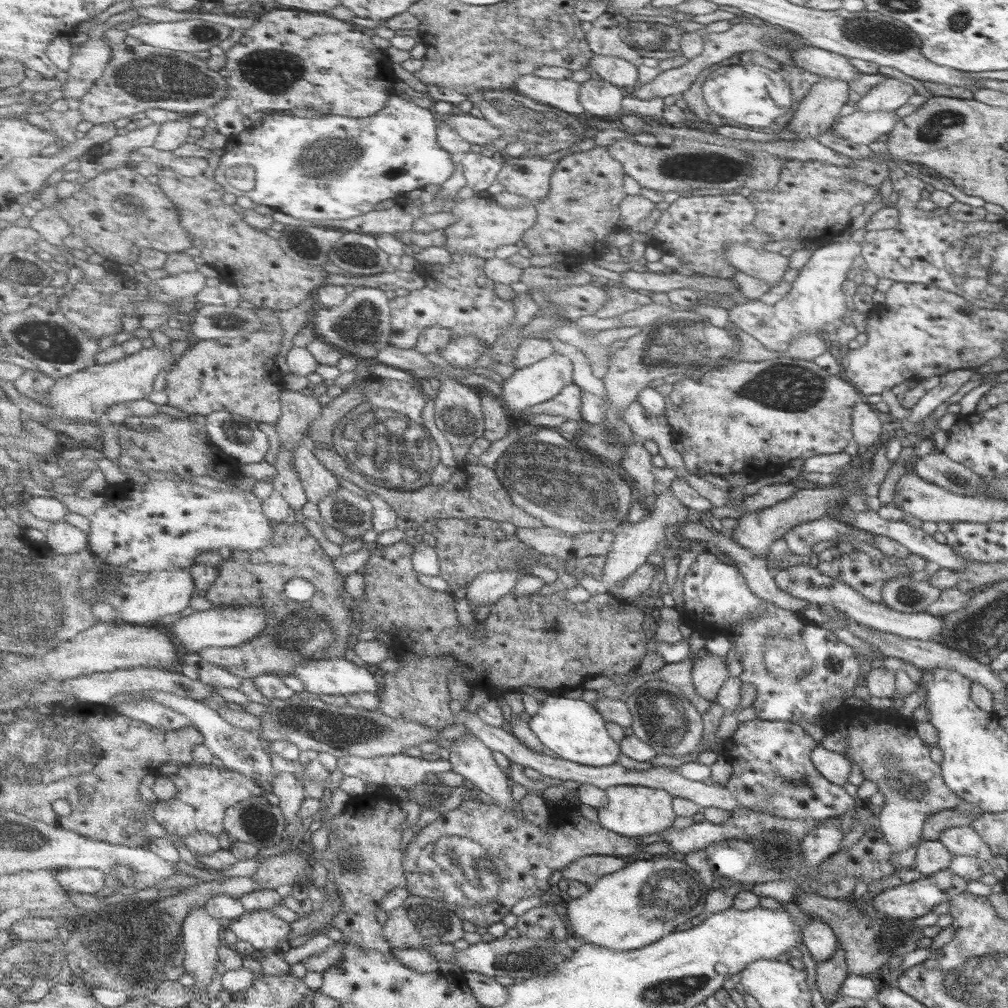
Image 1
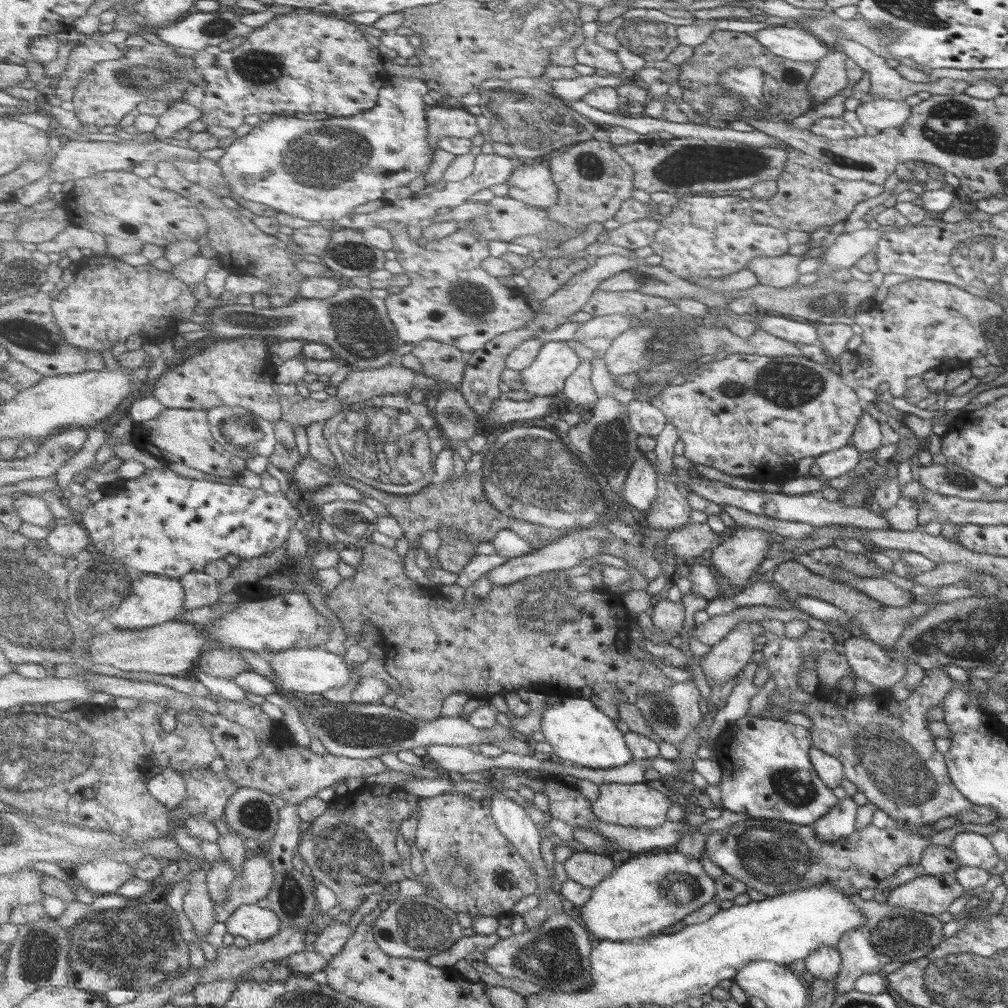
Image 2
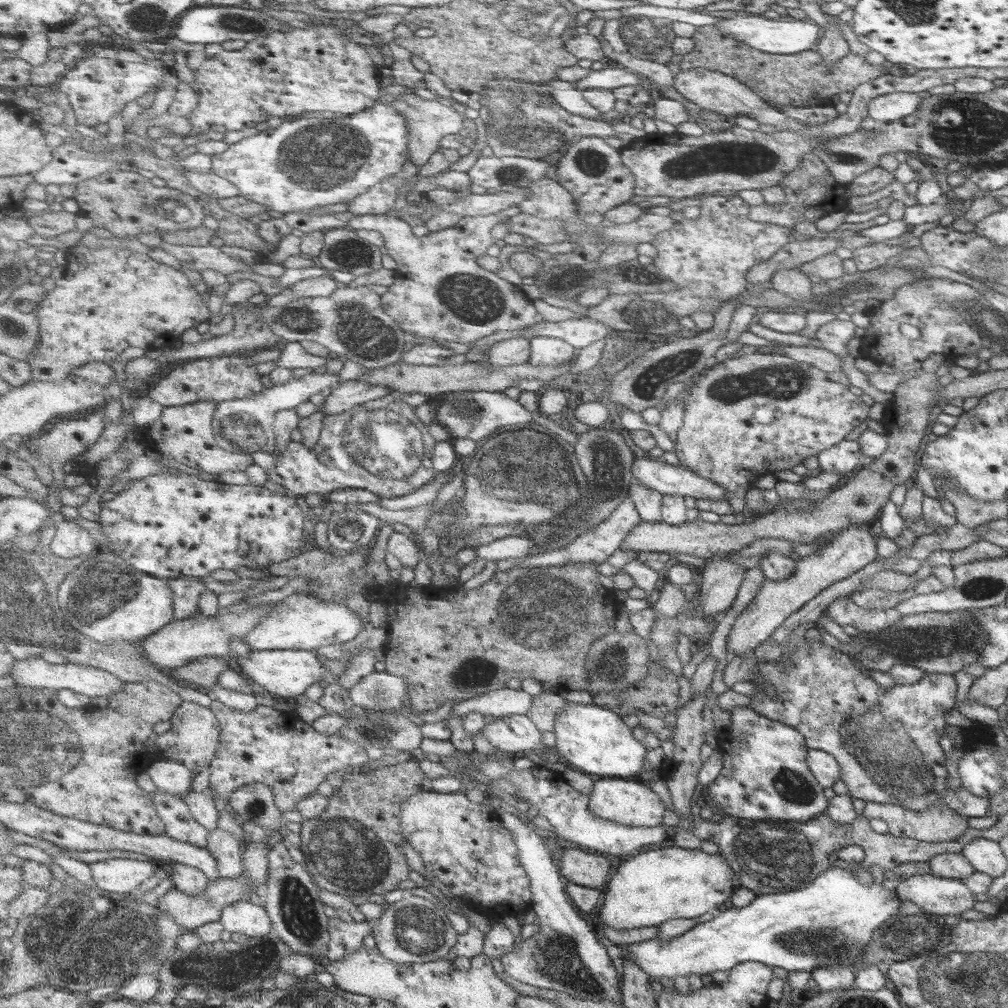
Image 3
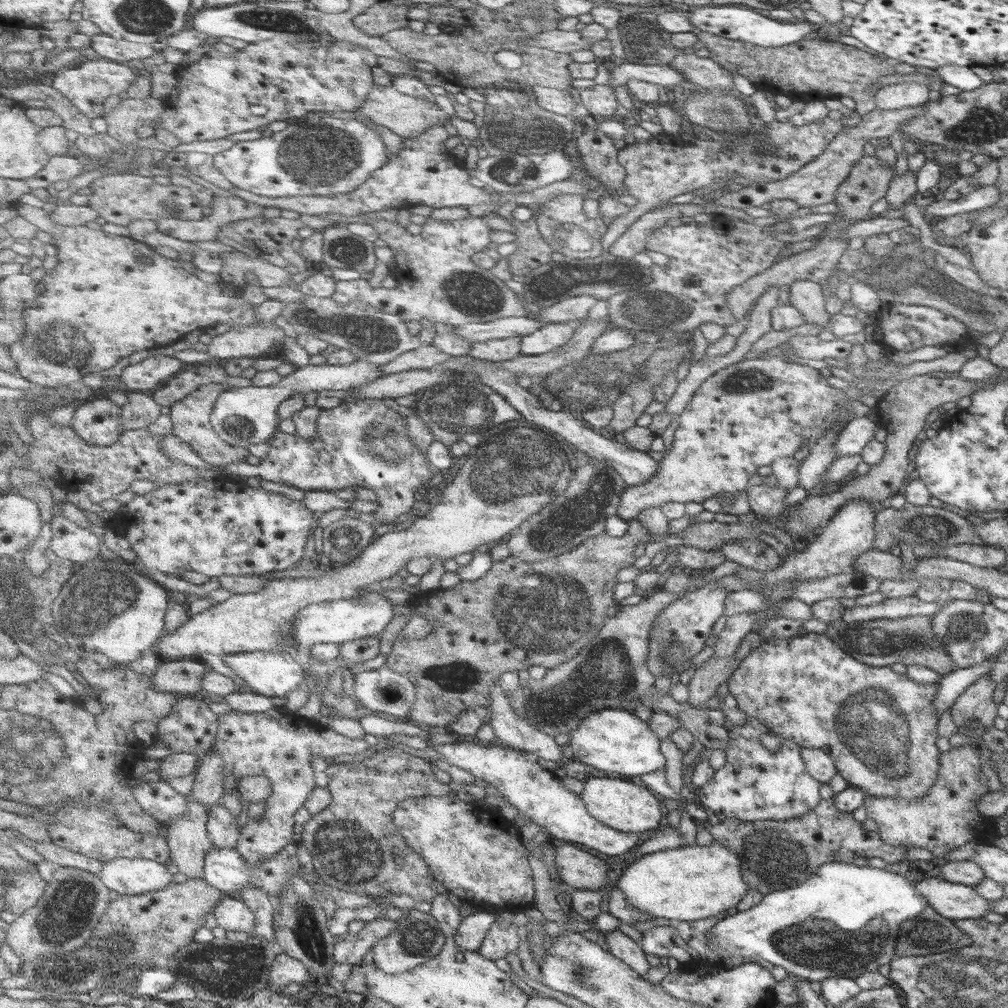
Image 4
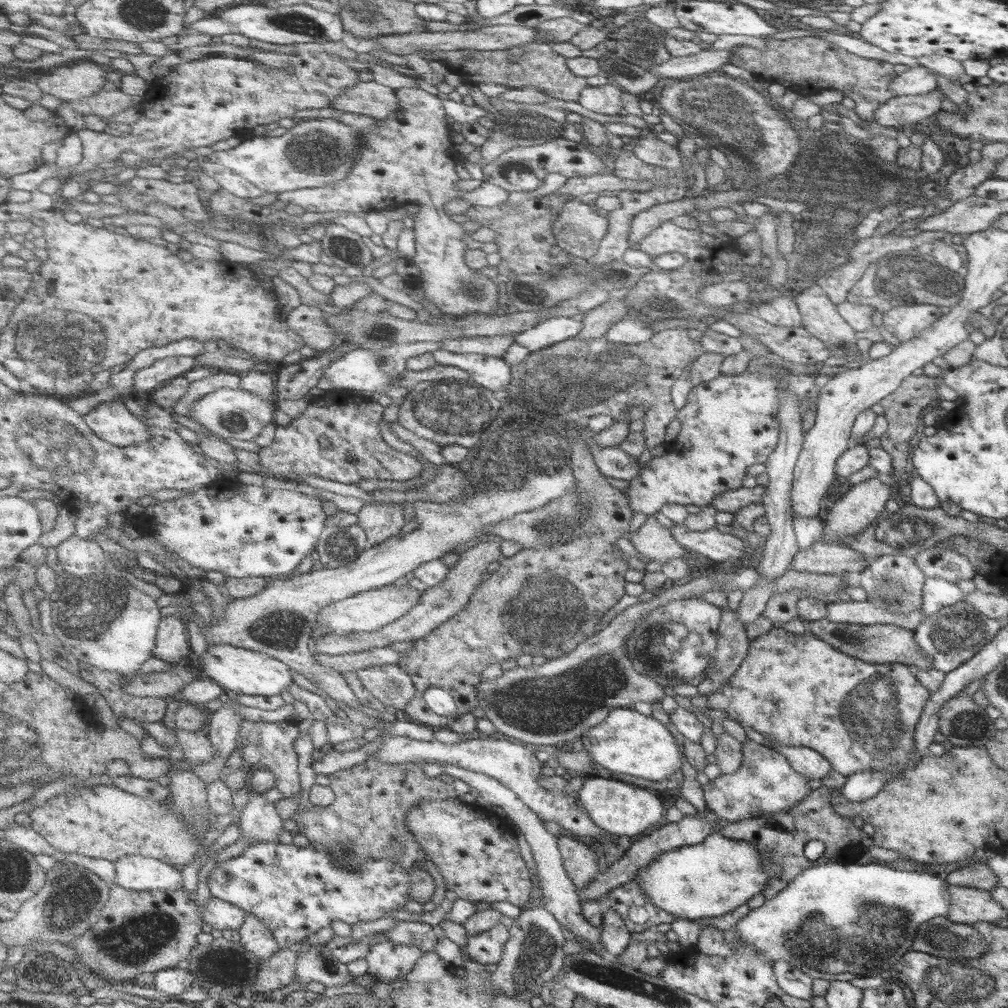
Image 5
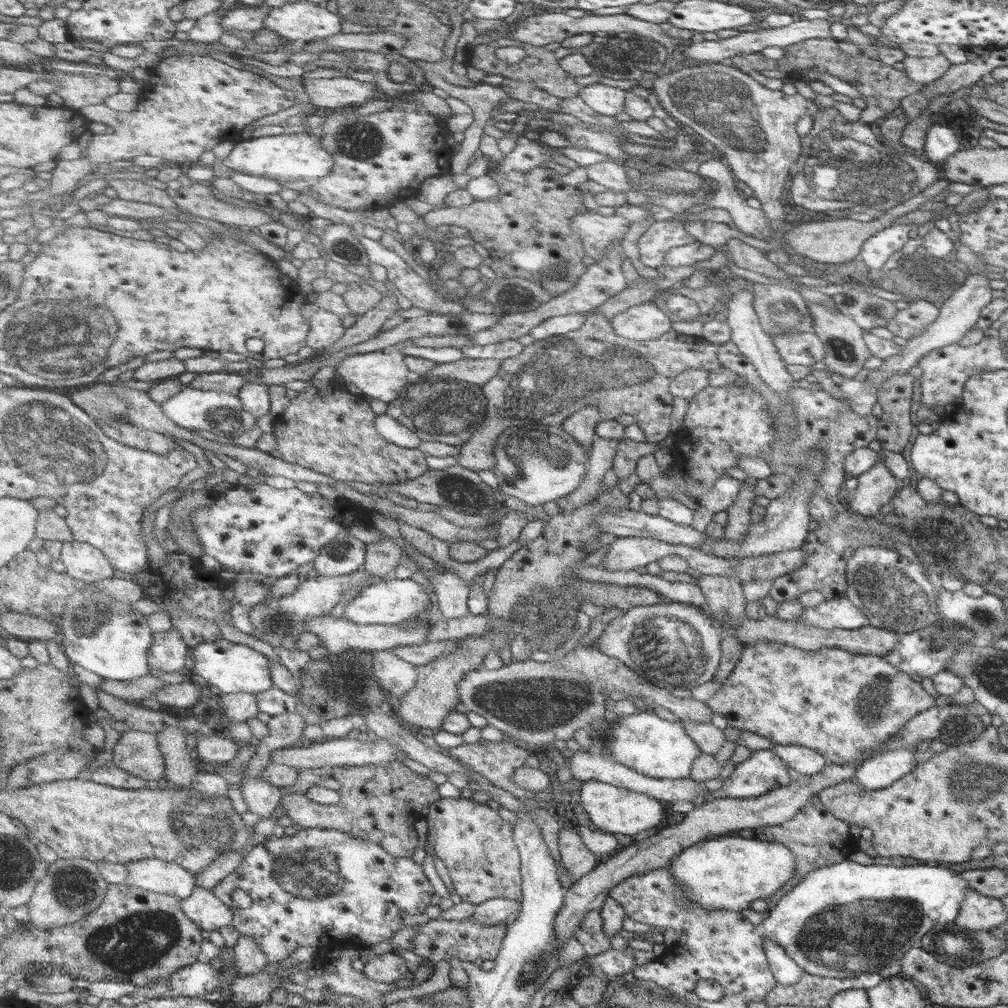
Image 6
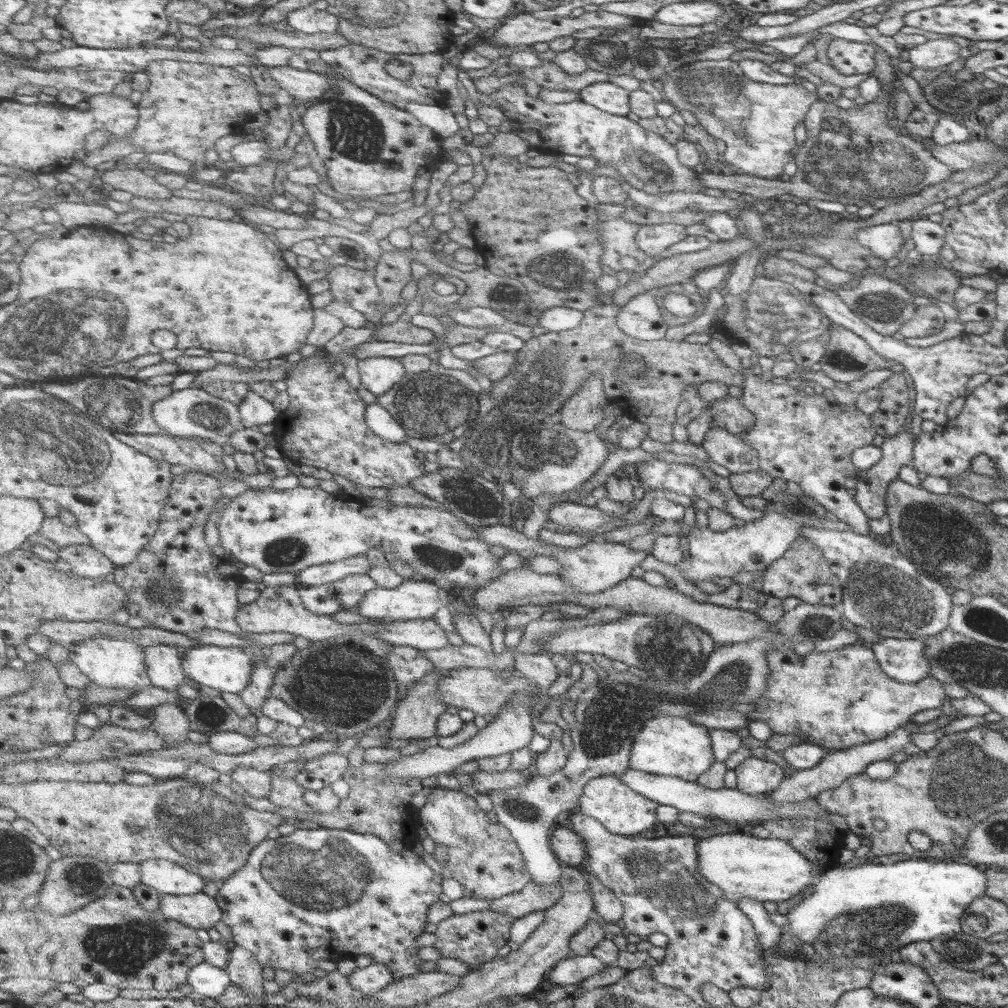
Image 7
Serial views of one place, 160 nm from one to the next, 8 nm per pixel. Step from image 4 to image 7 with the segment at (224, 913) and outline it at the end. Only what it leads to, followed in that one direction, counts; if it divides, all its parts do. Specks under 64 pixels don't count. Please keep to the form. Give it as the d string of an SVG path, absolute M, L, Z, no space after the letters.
M203 892L193 895L161 893L161 910L170 920L179 920L198 930L210 930L224 918L217 897Z

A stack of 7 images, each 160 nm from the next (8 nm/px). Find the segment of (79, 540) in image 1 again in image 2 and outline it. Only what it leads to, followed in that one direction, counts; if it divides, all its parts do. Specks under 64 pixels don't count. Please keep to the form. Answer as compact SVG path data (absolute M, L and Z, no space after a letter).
M80 522L65 523L51 529L47 538L52 549L65 556L73 556L86 551L92 544L91 532Z

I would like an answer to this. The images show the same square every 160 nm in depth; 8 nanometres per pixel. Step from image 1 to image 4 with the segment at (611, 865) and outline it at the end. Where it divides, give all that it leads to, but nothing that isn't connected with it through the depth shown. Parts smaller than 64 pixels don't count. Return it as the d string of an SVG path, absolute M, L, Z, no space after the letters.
M564 842L558 846L559 866L571 890L600 890L608 880L610 866L594 854Z

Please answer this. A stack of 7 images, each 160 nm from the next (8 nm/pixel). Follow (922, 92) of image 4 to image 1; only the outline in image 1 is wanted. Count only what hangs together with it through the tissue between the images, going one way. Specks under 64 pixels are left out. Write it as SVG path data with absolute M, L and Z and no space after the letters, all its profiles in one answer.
M858 109L842 117L832 128L837 135L849 140L849 143L870 142L888 136L899 121L896 111L864 112Z

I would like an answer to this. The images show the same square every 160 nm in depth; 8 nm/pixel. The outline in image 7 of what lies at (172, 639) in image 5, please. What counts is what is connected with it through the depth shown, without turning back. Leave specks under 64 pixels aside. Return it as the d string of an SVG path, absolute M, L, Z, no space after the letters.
M168 644L150 646L145 651L153 686L179 693L180 686L190 682L184 669L185 651Z

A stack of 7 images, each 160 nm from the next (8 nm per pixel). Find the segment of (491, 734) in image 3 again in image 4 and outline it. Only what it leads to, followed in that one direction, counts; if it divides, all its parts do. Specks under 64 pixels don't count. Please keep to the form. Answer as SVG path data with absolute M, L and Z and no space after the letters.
M495 680L492 685L492 703L490 719L491 726L496 730L496 736L504 746L514 750L536 754L542 758L564 764L564 750L556 742L556 738L530 725L527 720L518 717L512 709L507 694L502 690L500 682Z

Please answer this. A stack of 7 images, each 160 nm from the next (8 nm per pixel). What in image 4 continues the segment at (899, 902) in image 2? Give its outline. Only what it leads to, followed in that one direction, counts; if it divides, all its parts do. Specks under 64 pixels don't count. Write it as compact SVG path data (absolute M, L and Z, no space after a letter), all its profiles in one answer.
M940 877L921 878L915 886L929 900L929 906L950 920L982 919L991 911L988 899L975 887L946 882Z

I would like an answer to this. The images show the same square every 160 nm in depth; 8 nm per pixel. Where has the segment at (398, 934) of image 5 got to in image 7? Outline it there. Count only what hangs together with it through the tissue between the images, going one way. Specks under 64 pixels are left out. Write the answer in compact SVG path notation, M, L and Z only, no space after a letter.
M494 909L457 914L441 922L437 932L438 941L434 944L444 958L453 958L471 964L473 968L480 968L485 962L489 963L498 958L502 946L508 946L510 932L518 918L512 915L496 912Z

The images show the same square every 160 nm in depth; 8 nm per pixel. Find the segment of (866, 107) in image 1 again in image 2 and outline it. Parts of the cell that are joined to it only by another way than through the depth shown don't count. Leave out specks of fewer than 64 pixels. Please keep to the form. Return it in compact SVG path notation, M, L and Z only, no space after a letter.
M851 38L840 39L839 48L850 60L870 74L869 92L873 99L905 100L911 94L918 94L920 91L929 92L931 95L946 94L942 90L944 78L930 83L908 81L895 68L891 68L885 58Z

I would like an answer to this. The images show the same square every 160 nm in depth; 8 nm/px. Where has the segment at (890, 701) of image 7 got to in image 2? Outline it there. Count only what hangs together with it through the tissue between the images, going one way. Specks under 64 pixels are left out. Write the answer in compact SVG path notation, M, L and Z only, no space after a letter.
M929 669L925 672L924 678L922 678L920 684L916 686L916 690L906 698L906 700L902 700L902 702L896 702L899 708L884 708L883 704L890 704L890 702L882 702L877 694L872 696L861 696L854 693L854 691L844 691L837 684L834 688L830 686L822 686L820 685L818 690L812 695L812 702L806 702L806 706L804 706L804 715L812 720L812 728L809 729L812 732L813 736L813 747L818 748L826 754L834 755L834 758L840 759L840 761L844 764L844 780L849 780L856 785L857 791L862 792L864 796L870 801L871 804L874 804L879 810L884 811L886 815L892 822L896 822L896 824L900 823L904 826L902 829L908 830L910 833L916 833L917 830L922 825L934 824L936 821L947 818L954 817L954 815L958 815L958 813L964 813L964 811L970 811L972 803L969 802L968 799L959 791L956 787L956 784L953 780L950 780L951 776L948 776L948 771L946 770L946 765L944 764L944 757L938 750L936 750L936 746L934 746L934 738L932 738L932 734L930 734L930 730L928 730L928 724L930 724L930 718L926 718L928 716L928 710L930 708L942 707L942 703L946 700L946 697L954 691L954 680L946 674L944 670L941 669Z

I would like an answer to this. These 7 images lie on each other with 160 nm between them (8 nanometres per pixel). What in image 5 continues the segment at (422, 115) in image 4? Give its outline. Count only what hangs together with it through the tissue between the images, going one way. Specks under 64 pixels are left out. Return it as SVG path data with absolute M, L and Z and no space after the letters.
M360 81L359 85L349 86L333 103L333 110L365 114L377 121L397 115L401 100L397 89L379 82Z

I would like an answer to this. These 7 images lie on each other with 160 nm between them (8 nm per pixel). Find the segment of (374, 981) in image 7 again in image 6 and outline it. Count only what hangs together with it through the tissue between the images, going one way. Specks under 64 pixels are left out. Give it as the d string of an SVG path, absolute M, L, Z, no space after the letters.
M394 952L372 958L366 963L364 969L372 980L385 983L398 982L400 978L413 970L403 957Z

